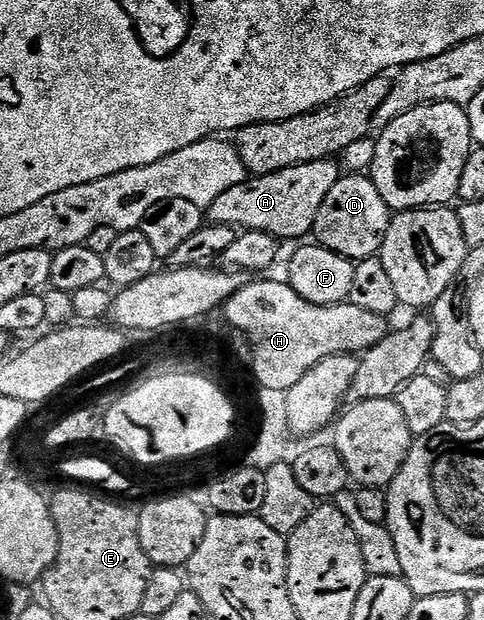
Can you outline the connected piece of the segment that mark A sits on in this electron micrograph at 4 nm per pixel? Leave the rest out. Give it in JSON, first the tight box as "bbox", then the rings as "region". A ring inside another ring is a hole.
{"bbox":[206,158,341,240],"region":[[[330,158],[252,176],[247,182],[222,192],[222,196],[207,207],[206,214],[218,224],[230,224],[241,231],[257,230],[279,240],[304,238],[307,234],[309,237],[315,231],[322,203],[326,196],[330,196],[330,188],[334,188],[341,177],[341,163]]]}

